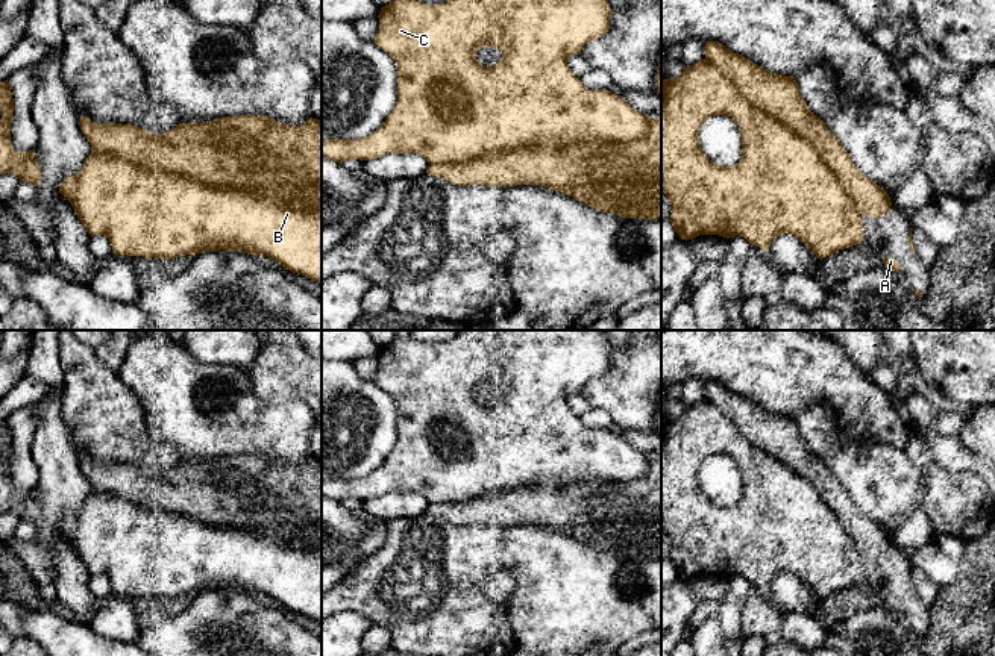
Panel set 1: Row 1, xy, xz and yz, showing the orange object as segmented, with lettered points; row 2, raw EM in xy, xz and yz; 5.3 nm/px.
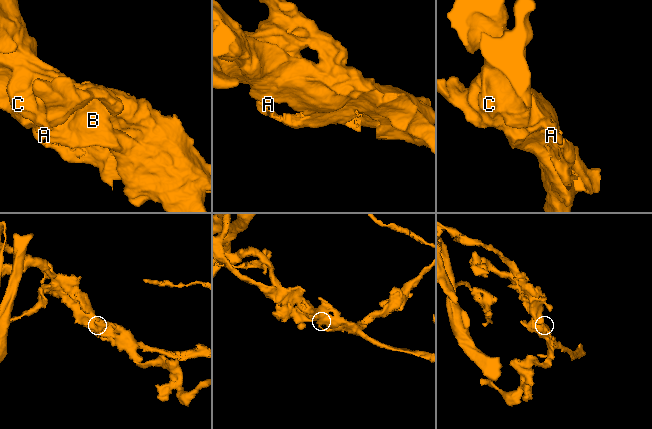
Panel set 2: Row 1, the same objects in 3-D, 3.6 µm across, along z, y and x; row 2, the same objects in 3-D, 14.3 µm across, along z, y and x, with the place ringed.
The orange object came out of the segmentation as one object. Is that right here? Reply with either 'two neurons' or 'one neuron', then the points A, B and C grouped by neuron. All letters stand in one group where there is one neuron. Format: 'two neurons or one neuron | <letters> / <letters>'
two neurons | A / B C

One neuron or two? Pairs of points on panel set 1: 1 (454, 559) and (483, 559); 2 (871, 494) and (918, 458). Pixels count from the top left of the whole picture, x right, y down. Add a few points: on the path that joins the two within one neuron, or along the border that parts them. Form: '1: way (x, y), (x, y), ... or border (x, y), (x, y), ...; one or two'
1: way (461, 559), (475, 559); one
2: border (903, 449), (907, 459), (918, 468); two

